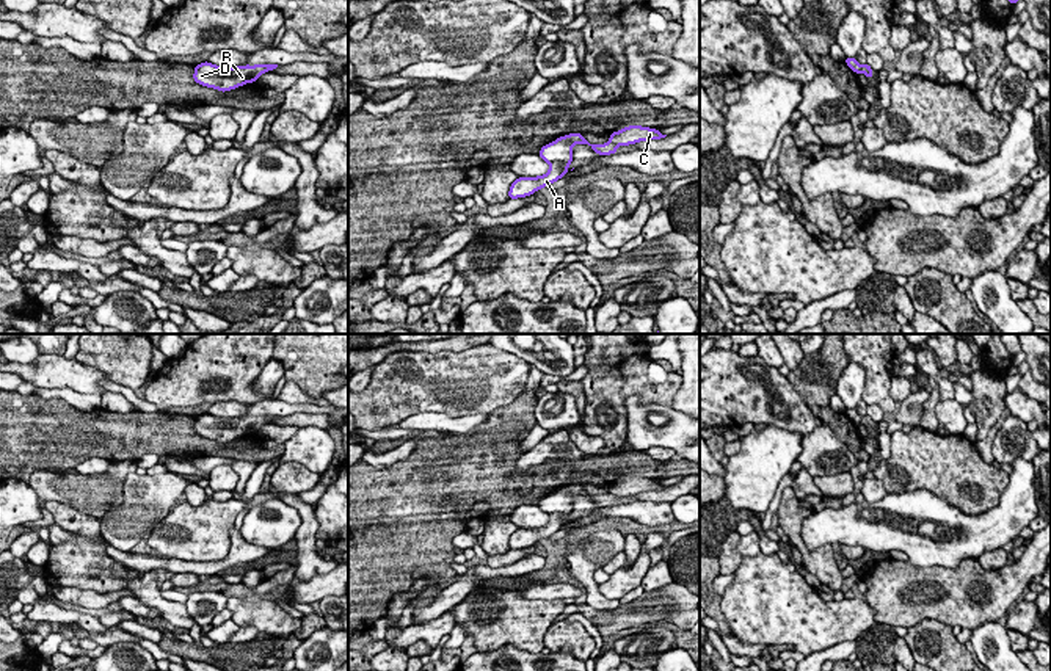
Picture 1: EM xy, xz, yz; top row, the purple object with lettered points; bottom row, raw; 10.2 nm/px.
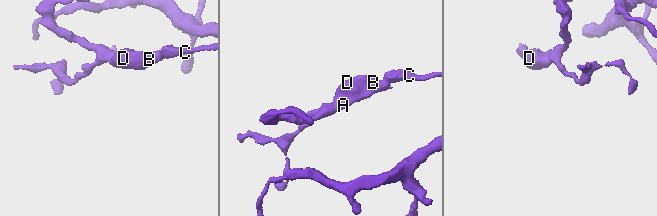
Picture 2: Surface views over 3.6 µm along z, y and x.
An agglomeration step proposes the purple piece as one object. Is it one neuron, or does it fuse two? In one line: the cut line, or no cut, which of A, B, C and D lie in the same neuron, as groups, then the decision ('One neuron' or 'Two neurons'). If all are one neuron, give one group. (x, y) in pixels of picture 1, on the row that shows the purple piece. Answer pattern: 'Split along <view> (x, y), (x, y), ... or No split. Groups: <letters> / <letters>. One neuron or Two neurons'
Split along xz (610, 141), (617, 145). Groups: A B D / C. Two neurons

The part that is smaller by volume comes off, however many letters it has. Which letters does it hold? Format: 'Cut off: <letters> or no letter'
Cut off: A, B, D

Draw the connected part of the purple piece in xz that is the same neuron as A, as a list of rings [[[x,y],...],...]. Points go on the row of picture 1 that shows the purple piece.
[[[568,133],[565,136],[555,138],[554,143],[543,146],[538,152],[541,160],[549,163],[549,171],[544,176],[518,177],[510,185],[508,198],[518,199],[518,198],[530,196],[535,191],[541,190],[543,187],[549,187],[551,183],[565,177],[566,172],[569,171],[568,166],[574,158],[573,155],[574,144],[587,144],[598,155],[618,154],[616,144],[613,143],[591,144],[582,136],[582,133]]]

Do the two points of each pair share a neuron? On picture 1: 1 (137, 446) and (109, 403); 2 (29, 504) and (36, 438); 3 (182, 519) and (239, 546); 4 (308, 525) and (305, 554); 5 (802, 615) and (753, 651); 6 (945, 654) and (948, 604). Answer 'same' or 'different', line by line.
1: different
2: different
3: different
4: same
5: different
6: different

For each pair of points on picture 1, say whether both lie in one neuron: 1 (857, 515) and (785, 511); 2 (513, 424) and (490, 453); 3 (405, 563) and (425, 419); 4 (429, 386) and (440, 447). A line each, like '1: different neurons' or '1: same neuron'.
1: different neurons
2: same neuron
3: different neurons
4: different neurons

